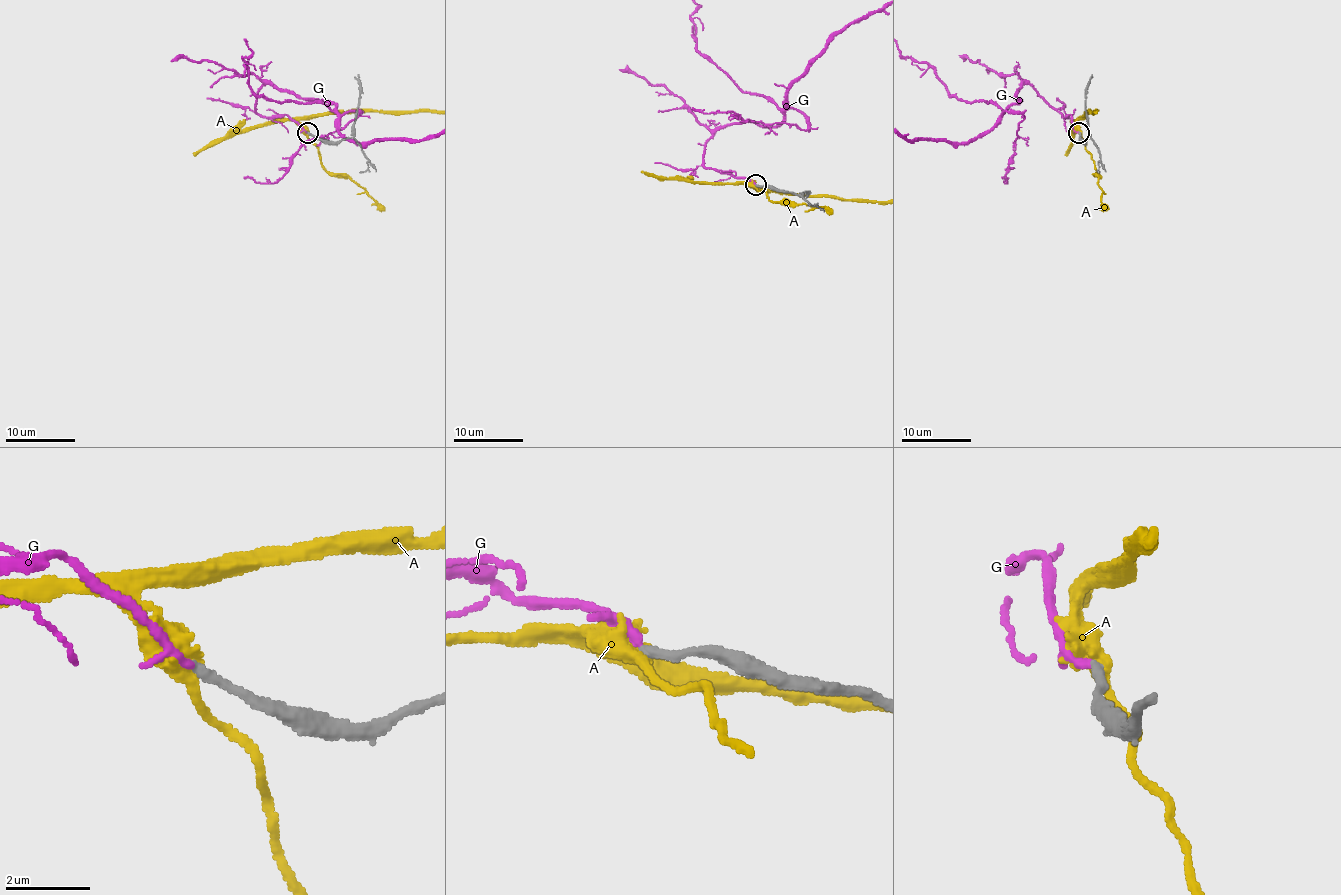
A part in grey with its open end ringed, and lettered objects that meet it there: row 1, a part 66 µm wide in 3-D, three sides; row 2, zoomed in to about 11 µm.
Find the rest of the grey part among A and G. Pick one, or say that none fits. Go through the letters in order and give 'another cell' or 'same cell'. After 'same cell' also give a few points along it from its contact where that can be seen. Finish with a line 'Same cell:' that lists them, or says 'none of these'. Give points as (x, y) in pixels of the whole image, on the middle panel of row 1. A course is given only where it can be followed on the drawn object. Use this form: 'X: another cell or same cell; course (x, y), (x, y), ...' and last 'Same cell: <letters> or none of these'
A: another cell
G: same cell
Same cell: G

